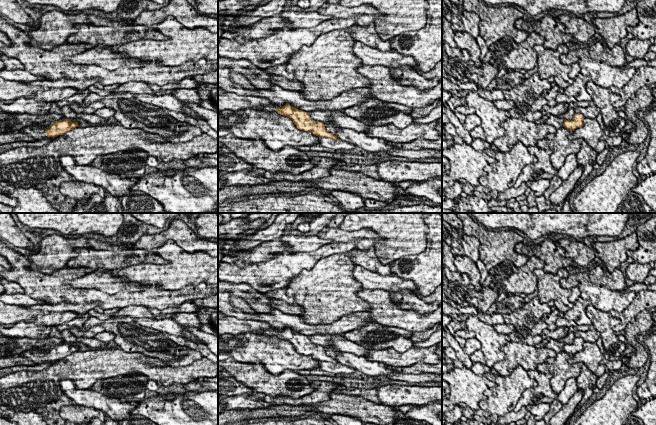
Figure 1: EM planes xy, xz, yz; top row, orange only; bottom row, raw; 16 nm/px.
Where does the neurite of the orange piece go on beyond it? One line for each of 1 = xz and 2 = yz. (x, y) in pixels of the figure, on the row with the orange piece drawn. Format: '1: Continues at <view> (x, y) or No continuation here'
1: No continuation here
2: No continuation here

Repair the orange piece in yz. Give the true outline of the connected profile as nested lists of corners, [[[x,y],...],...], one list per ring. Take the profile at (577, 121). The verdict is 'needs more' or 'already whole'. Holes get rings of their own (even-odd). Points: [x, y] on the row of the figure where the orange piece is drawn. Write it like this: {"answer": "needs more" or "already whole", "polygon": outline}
{"answer": "already whole", "polygon": [[[575,113],[572,120],[564,120],[563,127],[574,131],[576,128],[583,126],[584,116],[580,113]]]}

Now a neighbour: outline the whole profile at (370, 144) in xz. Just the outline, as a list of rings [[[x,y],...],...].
[[[337,129],[336,135],[339,139],[352,143],[355,146],[364,149],[369,154],[397,149],[394,146],[389,145],[387,141],[382,138],[368,137],[365,133],[352,129]]]

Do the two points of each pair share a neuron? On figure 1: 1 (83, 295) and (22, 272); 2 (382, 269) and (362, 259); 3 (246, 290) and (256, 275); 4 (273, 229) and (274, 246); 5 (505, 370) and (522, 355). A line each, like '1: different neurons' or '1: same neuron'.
1: same neuron
2: same neuron
3: different neurons
4: different neurons
5: same neuron

